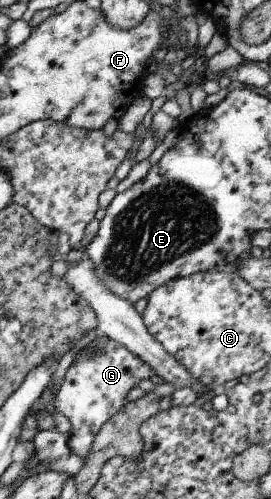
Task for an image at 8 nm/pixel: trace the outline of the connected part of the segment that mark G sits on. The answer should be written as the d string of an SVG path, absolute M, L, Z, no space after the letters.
M94 338L85 352L89 352L89 356L75 355L52 400L55 412L63 414L71 425L71 438L67 439L68 450L82 459L89 454L91 442L101 424L128 402L125 400L127 392L141 380L153 376L153 370L149 370L141 358L110 338Z

